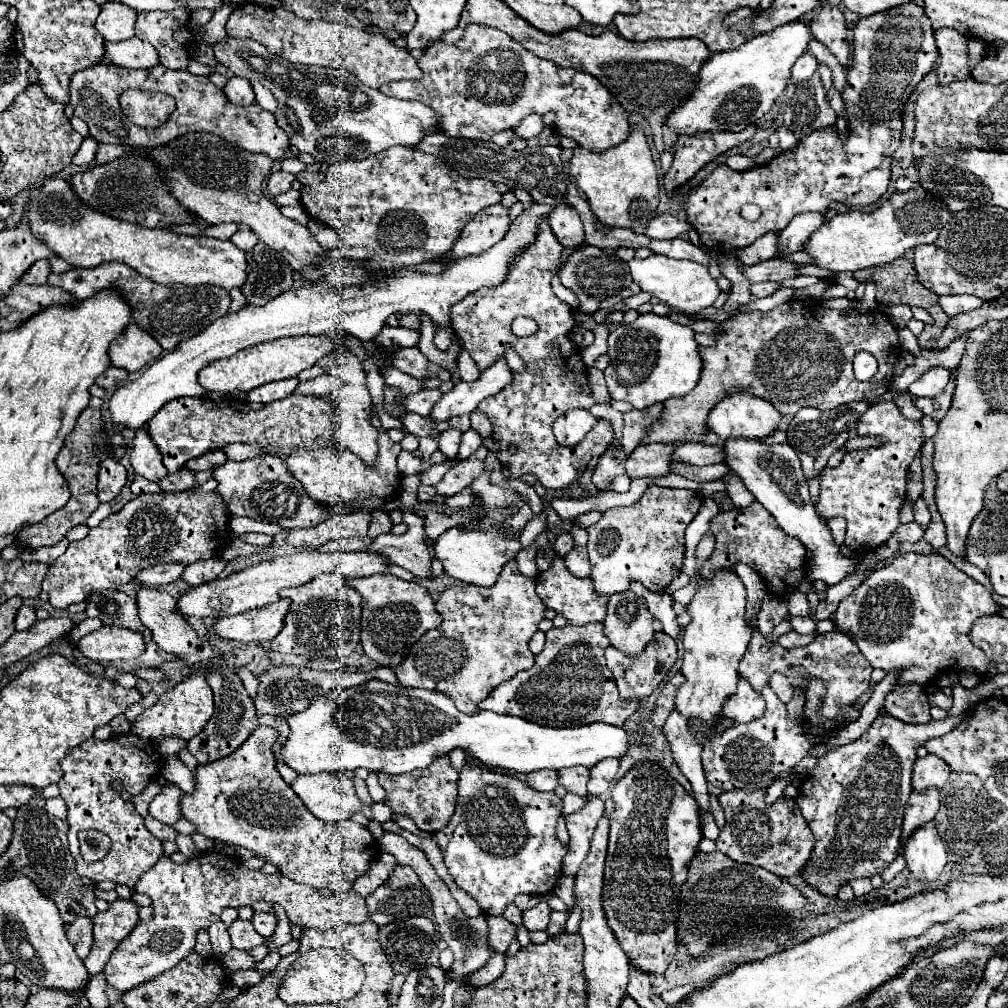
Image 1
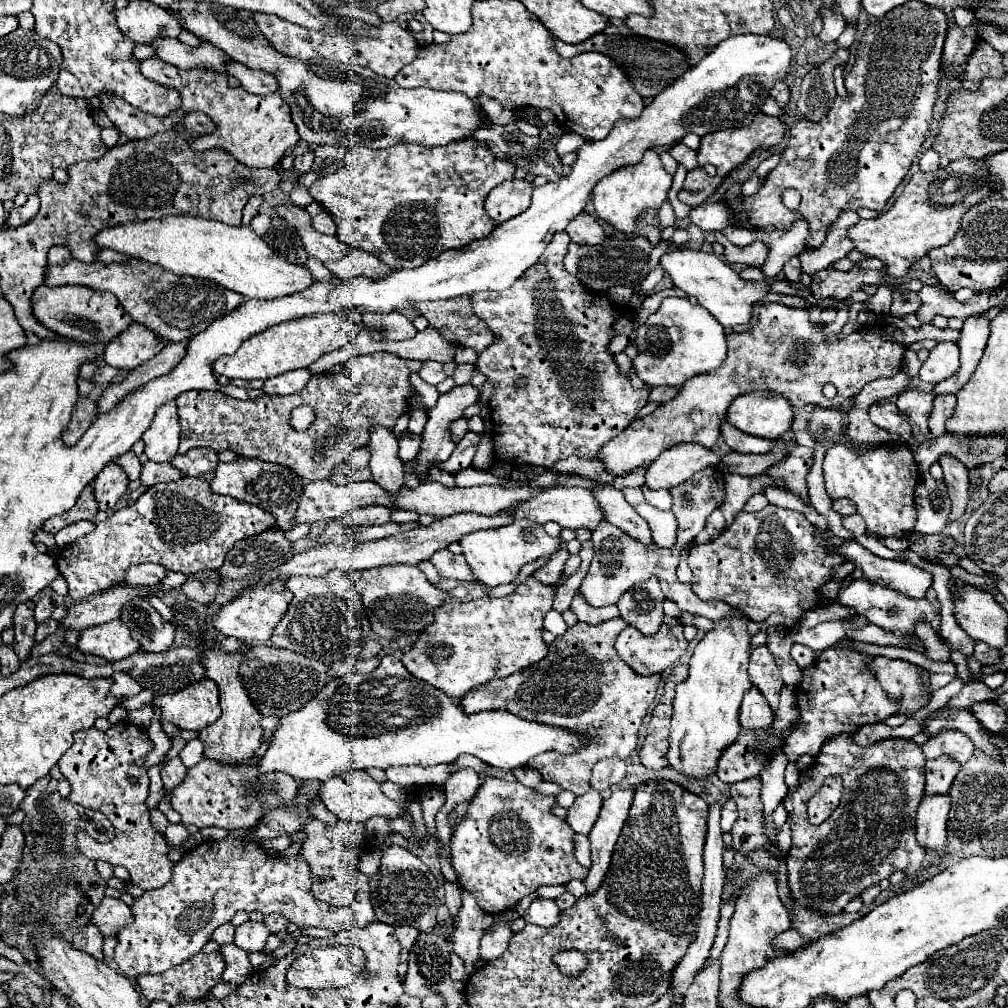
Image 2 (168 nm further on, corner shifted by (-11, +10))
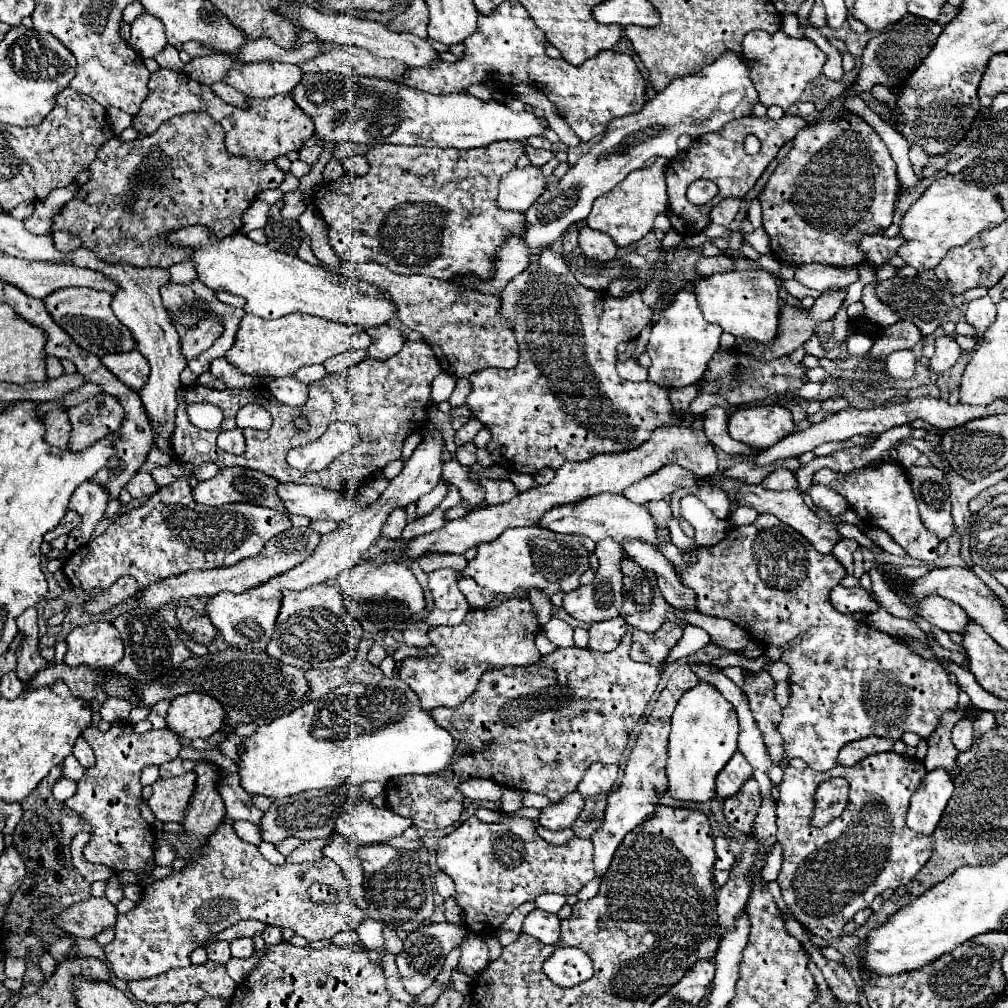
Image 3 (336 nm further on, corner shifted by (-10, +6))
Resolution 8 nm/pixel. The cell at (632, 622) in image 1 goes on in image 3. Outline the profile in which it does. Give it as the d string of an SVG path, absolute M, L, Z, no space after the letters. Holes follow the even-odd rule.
M624 559L620 569L624 573L624 603L620 609L620 617L634 629L646 633L658 631L666 621L666 611L670 611L672 607L658 591L656 575L634 561L624 563Z

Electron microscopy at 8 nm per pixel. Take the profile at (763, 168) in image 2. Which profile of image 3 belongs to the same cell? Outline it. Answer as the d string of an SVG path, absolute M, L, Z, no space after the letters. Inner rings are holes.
M754 199L754 201L750 203L750 209L748 209L748 219L750 219L750 223L754 225L754 229L762 227L762 211L760 211L760 203L758 203L758 199Z

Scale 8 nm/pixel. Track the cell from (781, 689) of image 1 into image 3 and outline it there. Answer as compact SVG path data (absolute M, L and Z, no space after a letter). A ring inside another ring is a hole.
M776 661L774 665L770 665L768 671L770 671L770 675L772 675L774 681L788 681L790 669L788 669L788 665L784 661Z

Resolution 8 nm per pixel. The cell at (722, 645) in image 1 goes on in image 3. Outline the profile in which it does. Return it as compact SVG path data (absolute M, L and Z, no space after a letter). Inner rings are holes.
M698 683L698 687L686 691L678 701L672 715L670 749L668 749L668 793L674 799L706 803L716 795L714 779L724 769L724 765L738 751L738 719L734 707L714 687Z

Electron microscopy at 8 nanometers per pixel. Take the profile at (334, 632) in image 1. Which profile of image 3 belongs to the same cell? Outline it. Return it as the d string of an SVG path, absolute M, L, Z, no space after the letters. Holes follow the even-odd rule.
M320 583L302 591L282 591L276 629L266 653L302 669L334 669L346 667L354 659L362 637L364 629L356 619L350 619L342 597L338 595L338 587Z

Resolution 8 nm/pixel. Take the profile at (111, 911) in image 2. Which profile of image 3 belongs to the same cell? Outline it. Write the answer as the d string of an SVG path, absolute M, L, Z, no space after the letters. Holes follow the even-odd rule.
M90 897L62 911L54 923L74 937L96 937L100 931L116 925L116 907L106 897Z

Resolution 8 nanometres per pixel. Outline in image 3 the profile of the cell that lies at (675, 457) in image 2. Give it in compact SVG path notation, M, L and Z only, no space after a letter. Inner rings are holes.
M662 467L662 471L656 471L654 475L648 475L646 479L634 483L628 487L622 495L630 499L632 503L648 503L648 501L660 501L666 495L674 493L682 487L692 487L696 475L692 471L682 471L682 467Z

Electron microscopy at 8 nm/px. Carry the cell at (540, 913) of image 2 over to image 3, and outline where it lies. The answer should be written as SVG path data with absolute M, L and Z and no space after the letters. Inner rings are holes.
M536 909L530 915L526 915L522 931L540 939L546 945L560 943L560 919L552 913L542 911L542 909Z

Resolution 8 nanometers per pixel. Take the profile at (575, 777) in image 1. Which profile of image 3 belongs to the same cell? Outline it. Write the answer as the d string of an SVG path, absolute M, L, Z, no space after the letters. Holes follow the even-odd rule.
M628 627L628 633L624 635L618 649L612 653L600 653L580 649L580 647L568 647L568 649L556 649L550 655L540 657L540 661L532 667L500 667L490 669L482 675L478 687L474 693L462 703L462 707L446 709L438 707L430 711L432 719L450 731L450 735L460 743L458 747L458 759L446 767L446 771L420 777L420 775L406 775L398 779L390 779L384 787L386 793L386 805L394 813L402 817L410 817L414 821L414 827L422 829L444 829L454 825L462 811L464 811L464 795L458 789L462 781L468 781L472 777L490 779L498 785L504 785L508 789L520 789L530 793L546 795L552 803L562 799L564 795L576 791L586 767L592 763L604 763L604 765L618 765L618 779L610 793L618 790L626 759L636 743L636 737L640 733L642 725L640 719L651 700L654 692L661 691L663 686L658 685L661 680L661 671L648 663L636 663L630 659L630 633L632 627Z

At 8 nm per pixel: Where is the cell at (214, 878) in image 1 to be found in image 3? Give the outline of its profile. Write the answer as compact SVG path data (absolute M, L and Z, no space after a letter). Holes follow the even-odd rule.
M220 823L216 833L208 839L208 845L202 849L202 857L196 865L186 865L180 873L172 873L144 889L140 903L126 915L120 915L116 921L116 937L112 943L104 947L106 961L110 963L114 975L124 981L132 979L148 979L160 973L166 973L174 967L190 965L190 953L196 947L208 943L210 937L216 933L232 927L244 919L256 919L266 925L276 925L280 929L290 927L296 935L306 937L308 941L318 939L332 939L340 931L358 929L362 923L362 911L356 907L354 901L338 901L338 903L314 903L310 899L310 885L324 879L324 863L334 863L330 859L320 859L316 863L282 863L272 865L268 863L256 845L242 841L234 827L228 823Z

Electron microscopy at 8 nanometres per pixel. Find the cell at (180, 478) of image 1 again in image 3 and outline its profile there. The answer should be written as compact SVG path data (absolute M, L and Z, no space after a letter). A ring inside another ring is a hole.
M140 471L138 475L134 475L134 479L130 479L130 483L126 485L126 489L132 495L132 499L146 499L146 497L154 495L158 487L156 487L156 483L154 483L154 479L152 479L150 473Z

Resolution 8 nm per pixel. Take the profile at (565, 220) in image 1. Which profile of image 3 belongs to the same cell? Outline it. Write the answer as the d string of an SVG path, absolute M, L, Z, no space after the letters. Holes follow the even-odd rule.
M580 227L578 241L580 241L580 249L590 259L606 263L616 257L616 251L618 251L616 243L608 235L602 235L590 227Z

